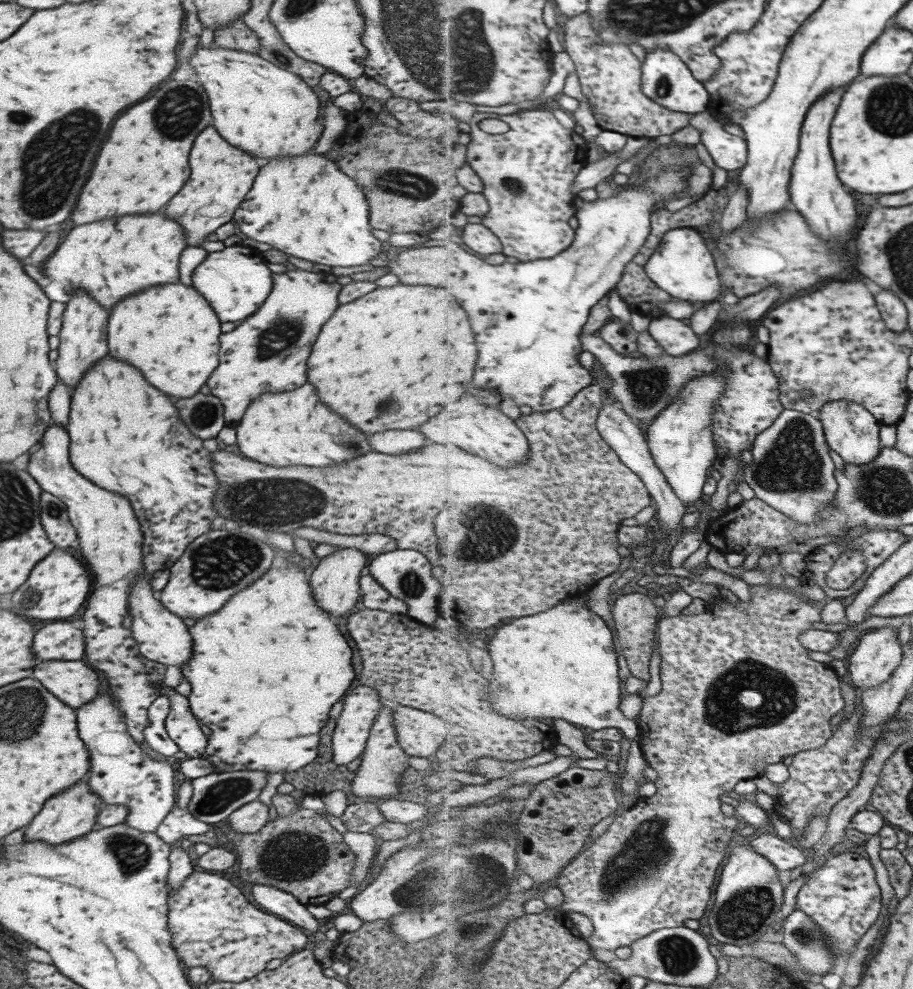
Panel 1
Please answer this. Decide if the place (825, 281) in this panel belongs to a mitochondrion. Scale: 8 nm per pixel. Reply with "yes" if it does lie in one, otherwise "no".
no

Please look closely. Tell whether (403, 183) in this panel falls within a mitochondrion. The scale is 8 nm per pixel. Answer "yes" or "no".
yes

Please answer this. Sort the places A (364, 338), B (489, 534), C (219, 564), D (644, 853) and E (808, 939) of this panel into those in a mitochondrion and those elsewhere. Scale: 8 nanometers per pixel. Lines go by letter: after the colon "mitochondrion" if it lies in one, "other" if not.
A: other
B: mitochondrion
C: mitochondrion
D: mitochondrion
E: mitochondrion

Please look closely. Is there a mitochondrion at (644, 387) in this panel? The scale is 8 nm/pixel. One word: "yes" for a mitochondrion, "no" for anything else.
yes

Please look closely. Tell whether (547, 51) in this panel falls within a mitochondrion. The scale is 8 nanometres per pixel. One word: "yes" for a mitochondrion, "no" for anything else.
no

